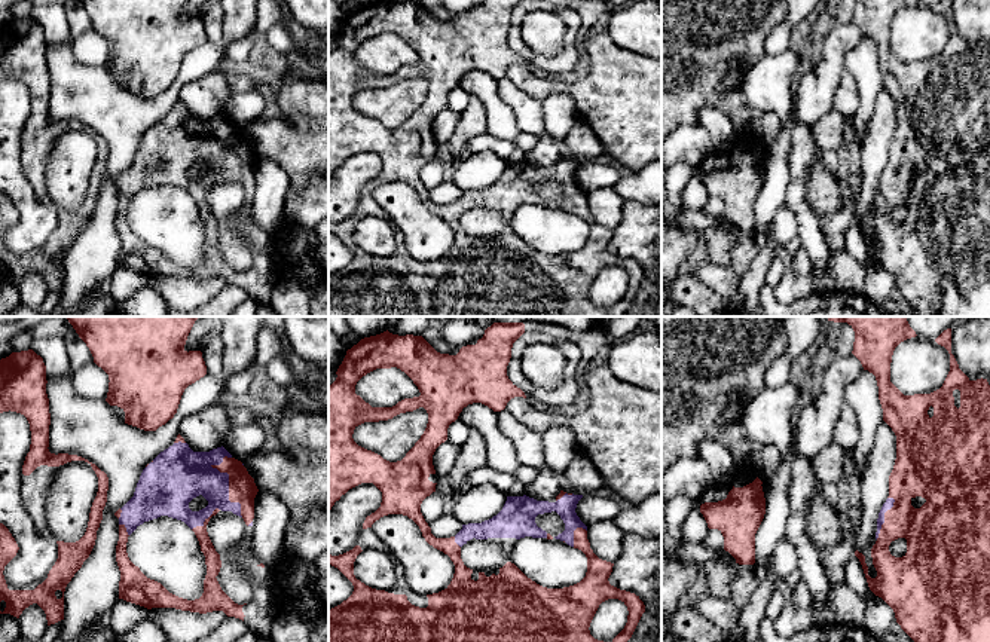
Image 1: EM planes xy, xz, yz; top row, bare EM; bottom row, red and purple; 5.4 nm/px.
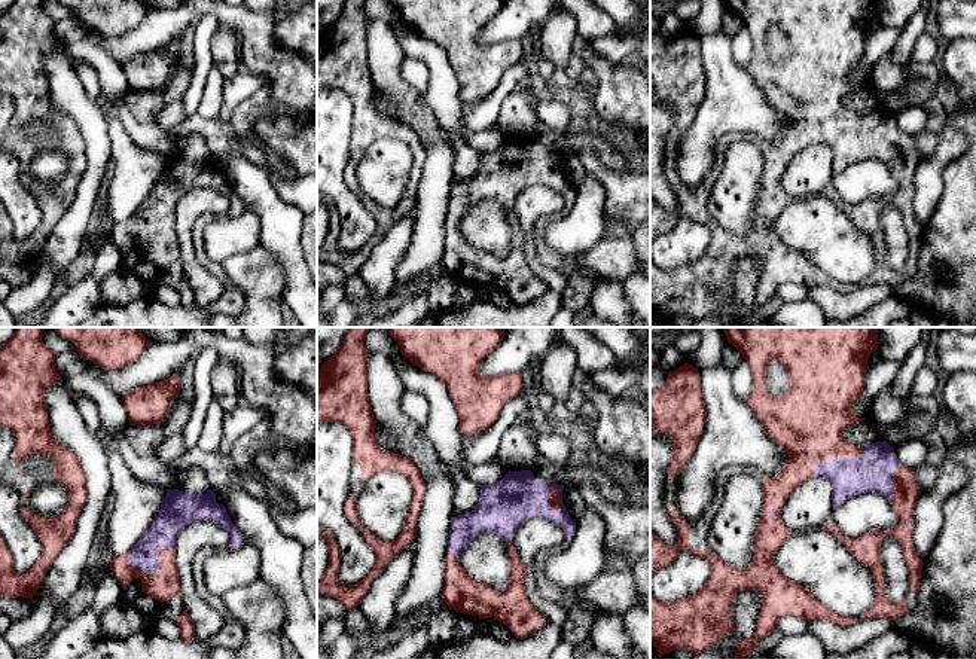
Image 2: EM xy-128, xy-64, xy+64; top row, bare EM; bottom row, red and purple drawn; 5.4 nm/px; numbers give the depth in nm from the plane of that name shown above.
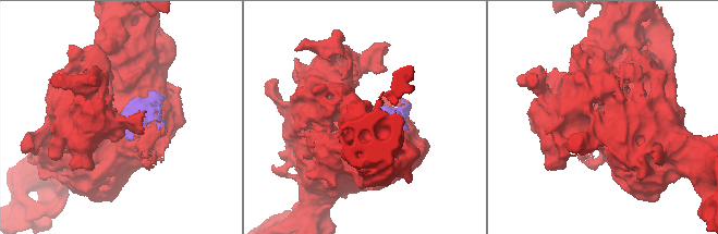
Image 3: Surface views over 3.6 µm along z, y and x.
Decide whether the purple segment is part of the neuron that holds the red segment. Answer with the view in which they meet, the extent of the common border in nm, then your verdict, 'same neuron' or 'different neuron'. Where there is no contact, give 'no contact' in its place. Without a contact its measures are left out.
xy | 340 nm | same neuron

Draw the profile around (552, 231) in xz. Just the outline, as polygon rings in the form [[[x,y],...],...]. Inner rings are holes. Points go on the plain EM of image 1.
[[[525,204],[517,207],[510,218],[514,230],[528,245],[547,256],[563,256],[580,250],[587,239],[586,221],[560,207]]]

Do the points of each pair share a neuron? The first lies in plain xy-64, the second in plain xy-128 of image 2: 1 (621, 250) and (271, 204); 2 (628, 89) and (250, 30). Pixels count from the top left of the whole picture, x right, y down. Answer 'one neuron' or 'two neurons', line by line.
1: two neurons
2: one neuron

